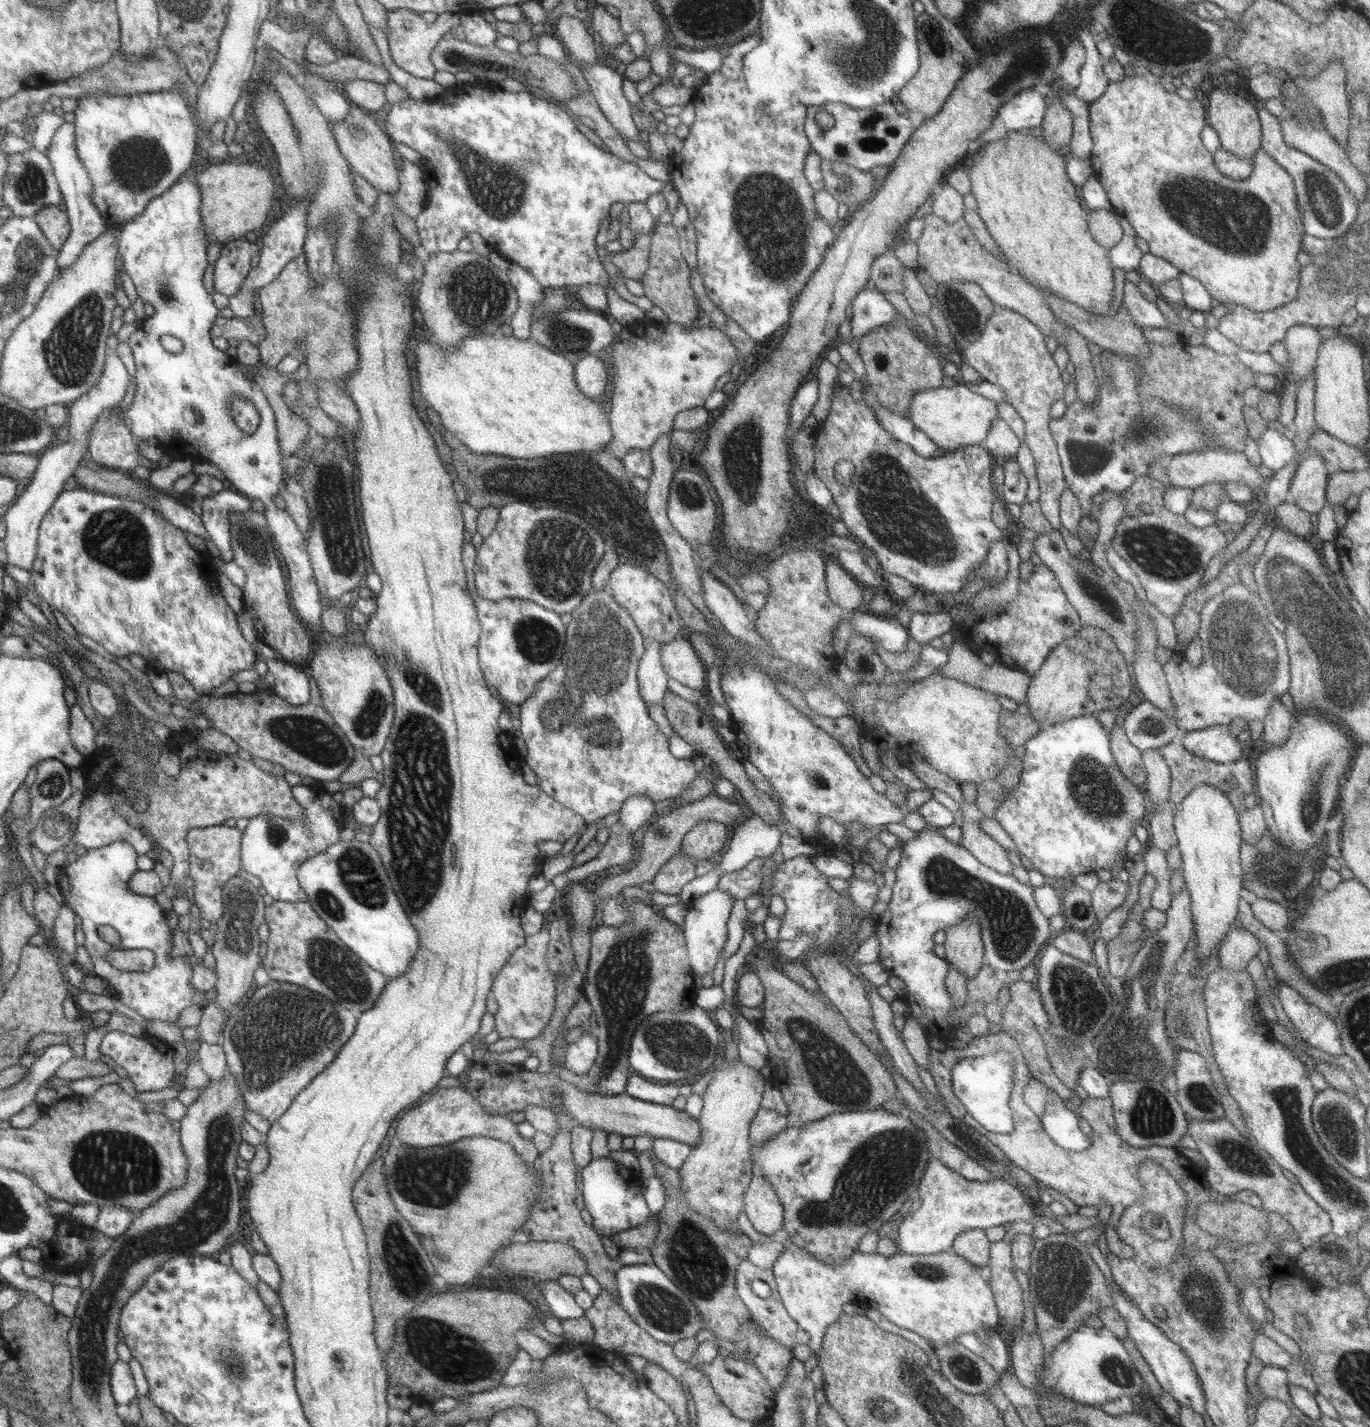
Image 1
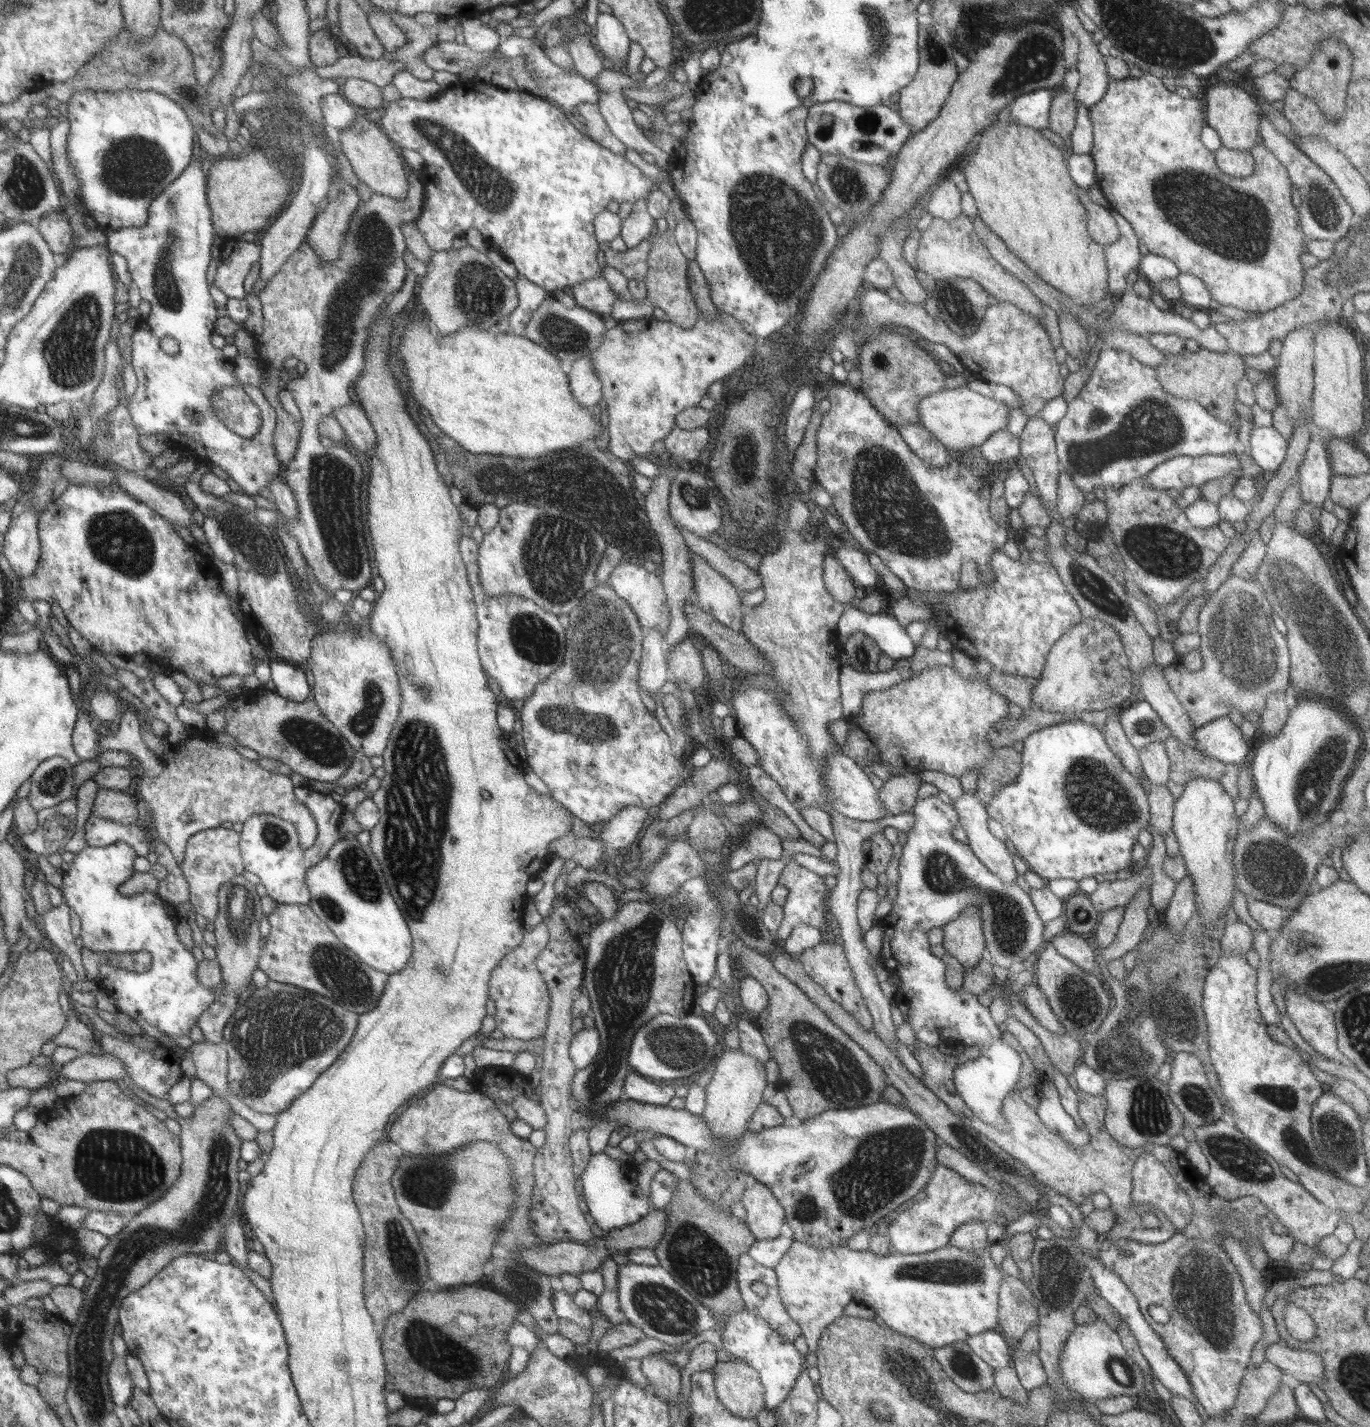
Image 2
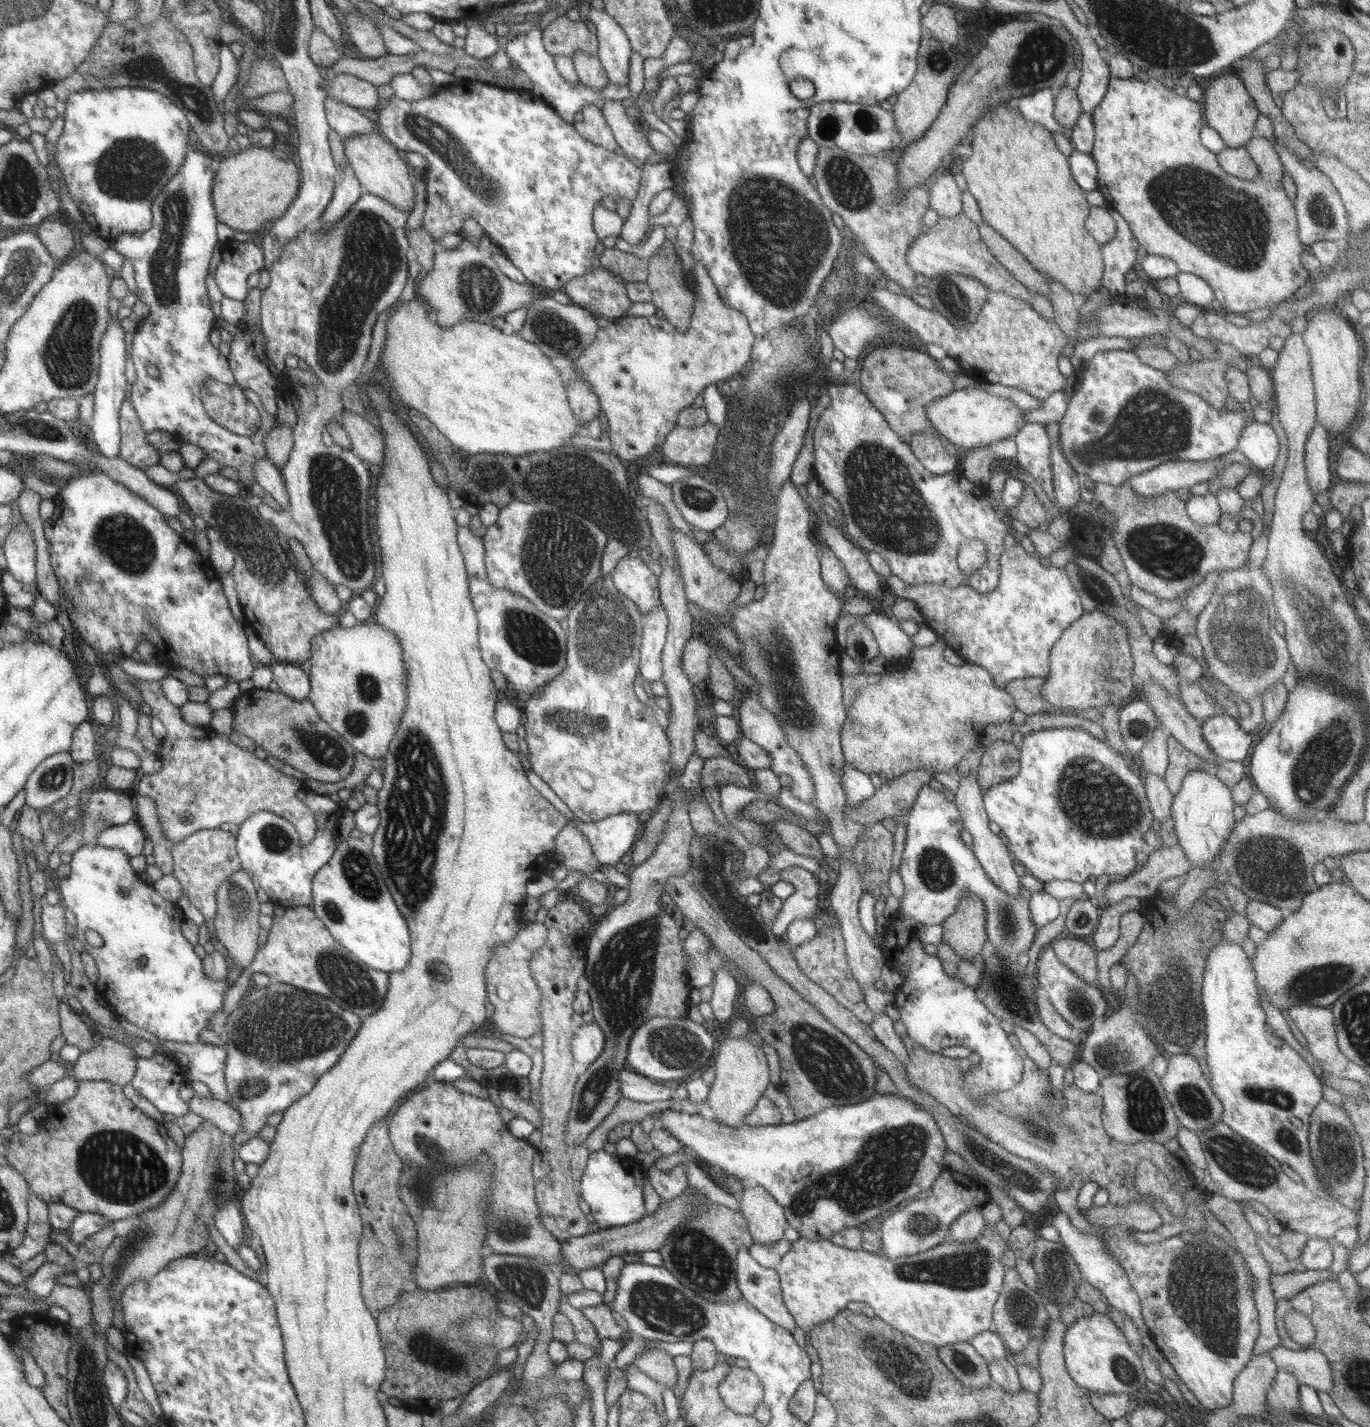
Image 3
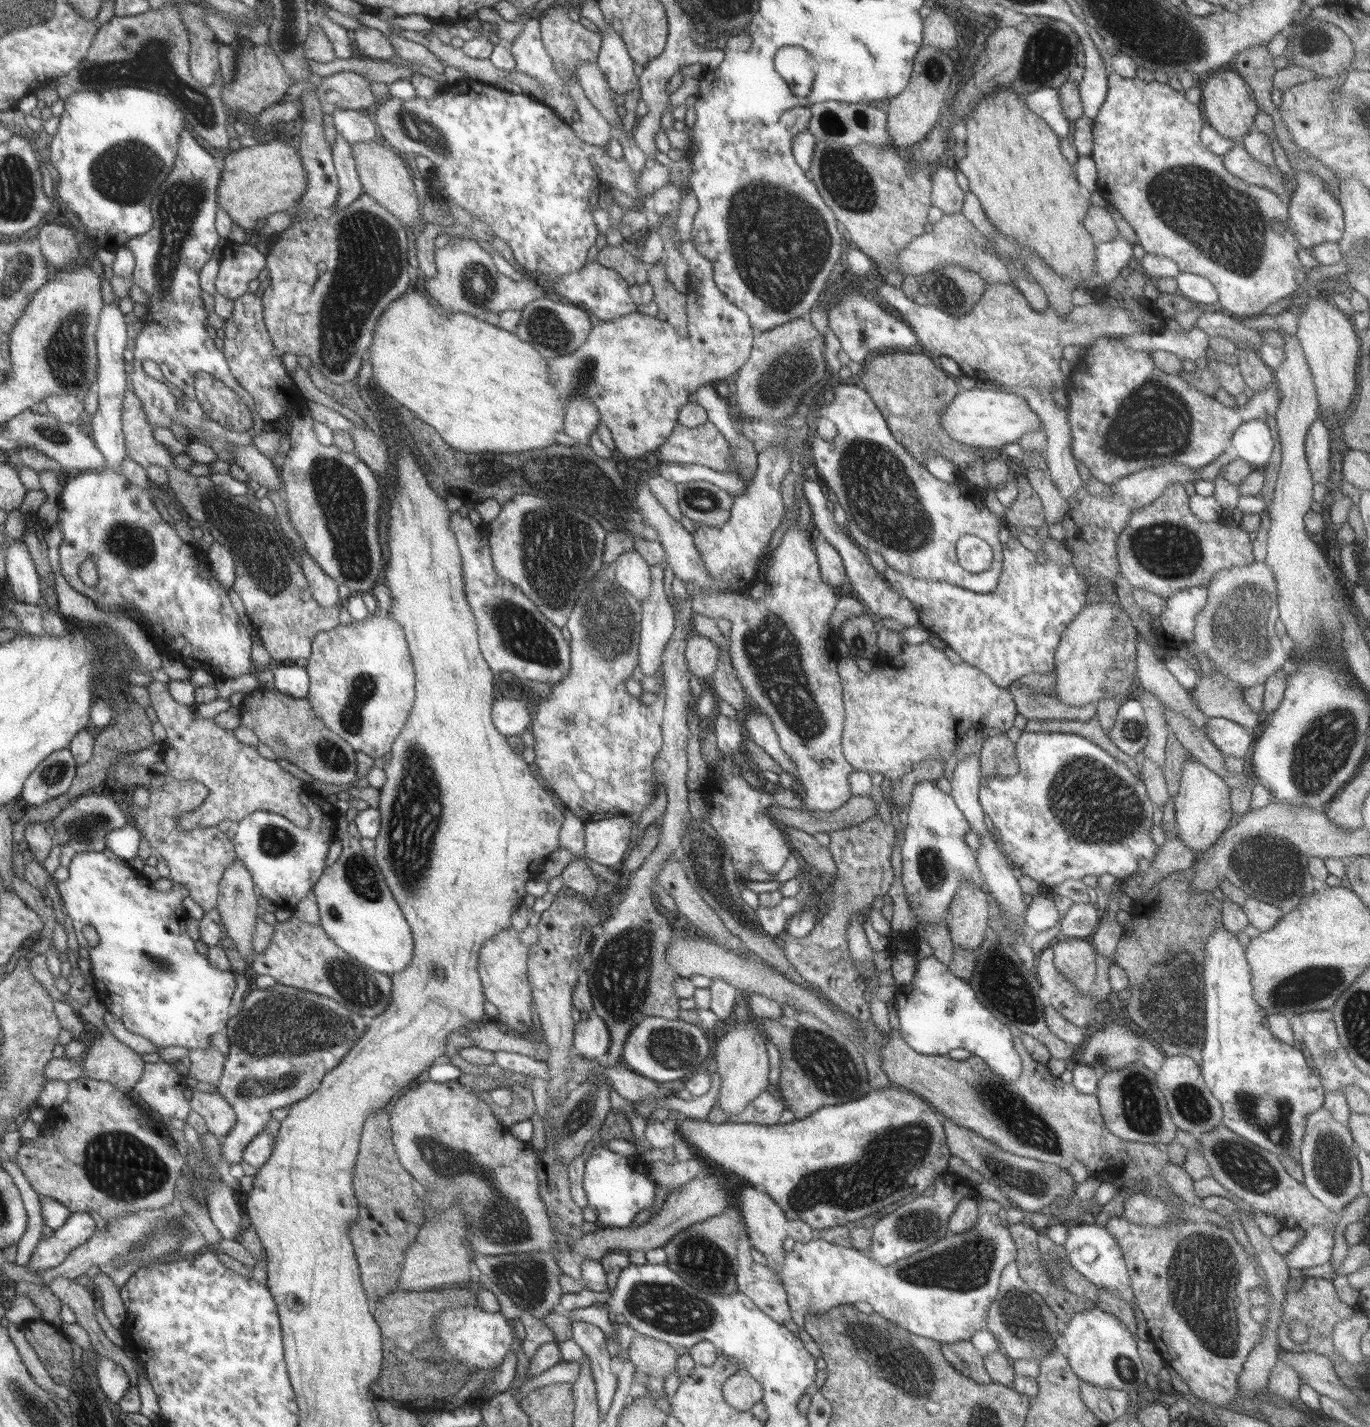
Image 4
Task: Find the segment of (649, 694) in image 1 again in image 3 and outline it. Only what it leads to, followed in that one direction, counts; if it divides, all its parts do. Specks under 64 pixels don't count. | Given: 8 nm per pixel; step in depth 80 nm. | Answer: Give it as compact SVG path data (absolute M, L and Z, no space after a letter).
M659 602L658 608L644 615L643 644L640 649L643 664L640 676L644 682L658 682L663 678L663 648L667 640L669 626L666 609Z

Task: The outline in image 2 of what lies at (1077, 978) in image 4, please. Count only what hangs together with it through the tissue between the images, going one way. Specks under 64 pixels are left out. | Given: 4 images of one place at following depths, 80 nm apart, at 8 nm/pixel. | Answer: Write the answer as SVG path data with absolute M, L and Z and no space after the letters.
M1065 930L1063 933L1052 938L1049 944L1053 945L1060 955L1073 960L1086 972L1091 972L1101 977L1097 962L1097 951L1092 950L1090 944L1079 934Z

